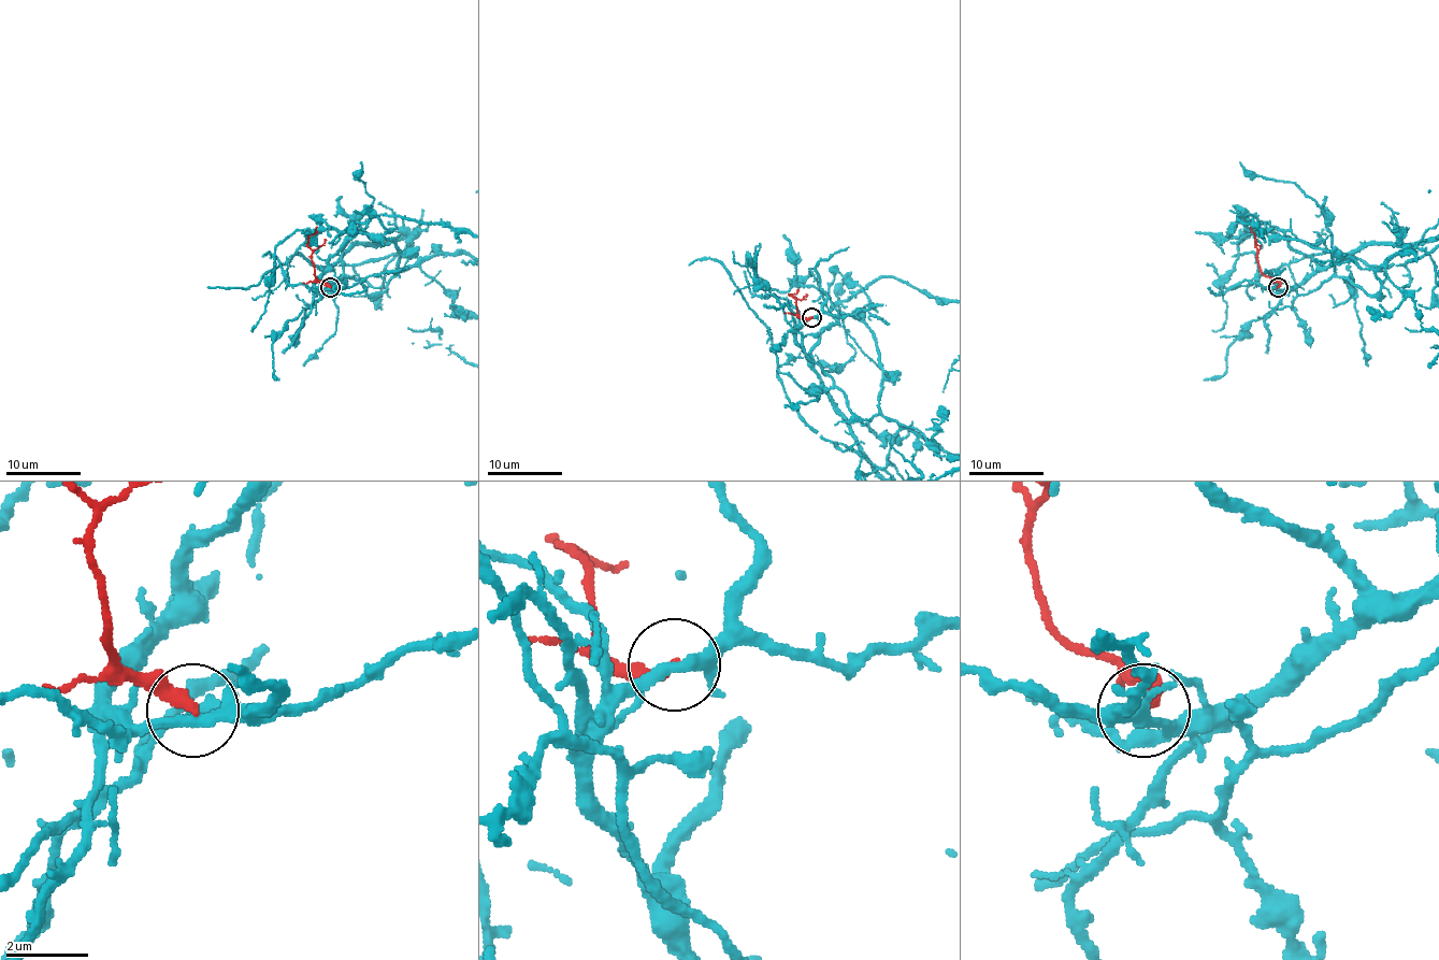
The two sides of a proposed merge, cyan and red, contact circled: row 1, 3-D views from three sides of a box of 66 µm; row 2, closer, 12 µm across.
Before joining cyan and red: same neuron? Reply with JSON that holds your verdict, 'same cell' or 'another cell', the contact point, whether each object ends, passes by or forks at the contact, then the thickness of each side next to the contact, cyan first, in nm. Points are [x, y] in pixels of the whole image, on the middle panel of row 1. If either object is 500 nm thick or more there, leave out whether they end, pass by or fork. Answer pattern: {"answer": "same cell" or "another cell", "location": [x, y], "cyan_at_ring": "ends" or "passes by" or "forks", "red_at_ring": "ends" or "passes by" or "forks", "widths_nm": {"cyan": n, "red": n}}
{"answer": "another cell", "location": [811, 317], "cyan_at_ring": "forks", "red_at_ring": "ends", "widths_nm": {"cyan": 240, "red": 320}}

